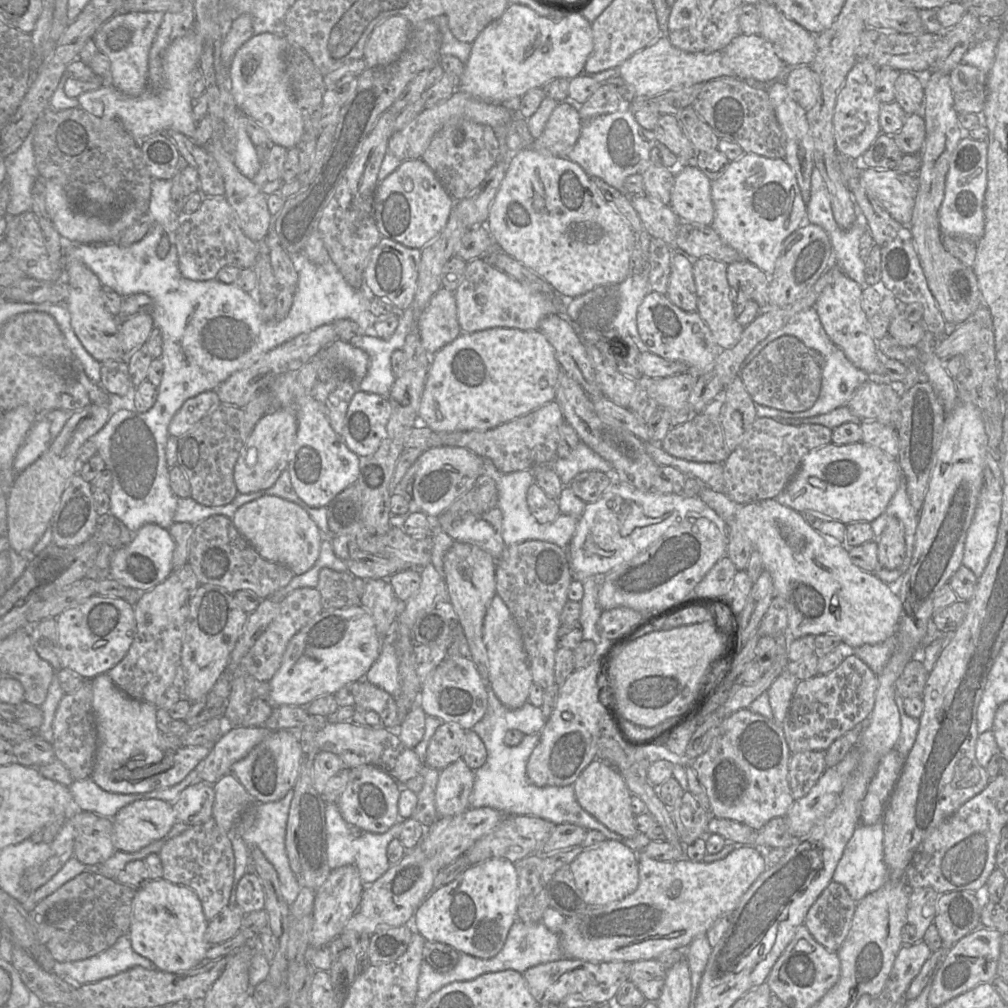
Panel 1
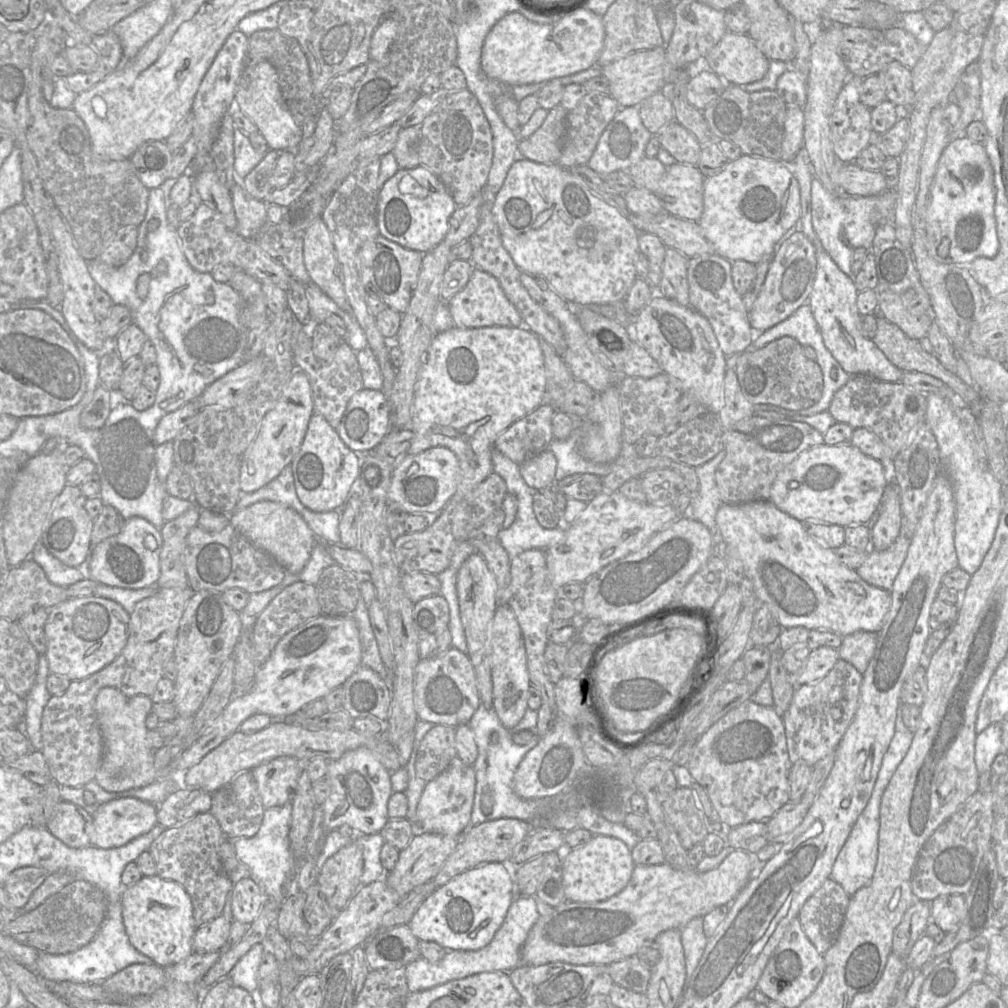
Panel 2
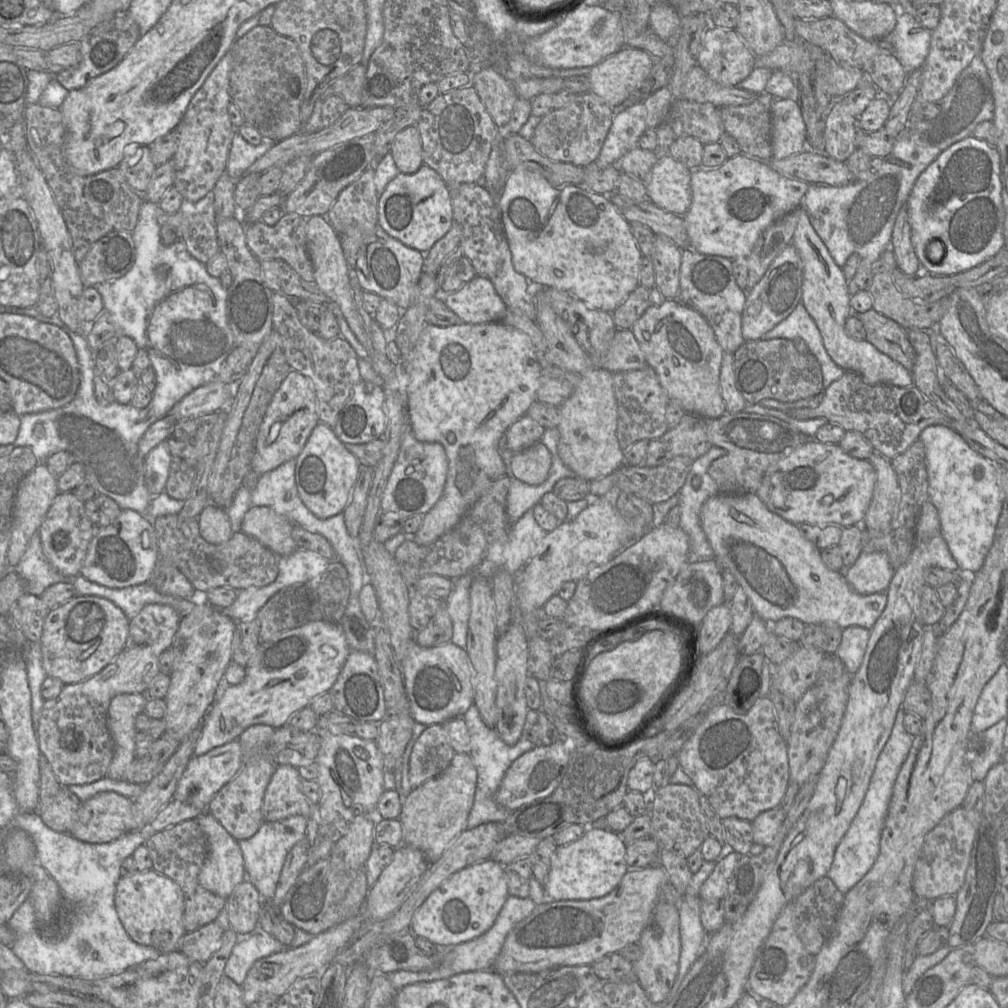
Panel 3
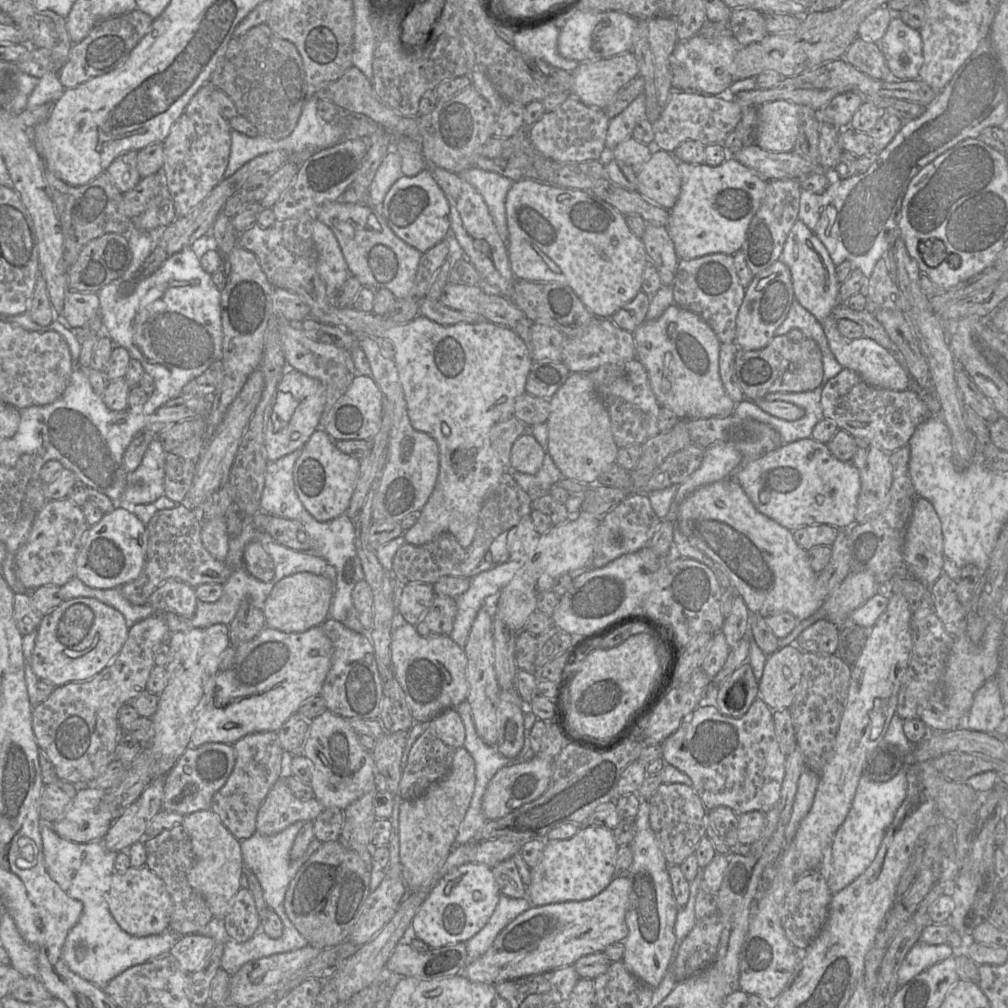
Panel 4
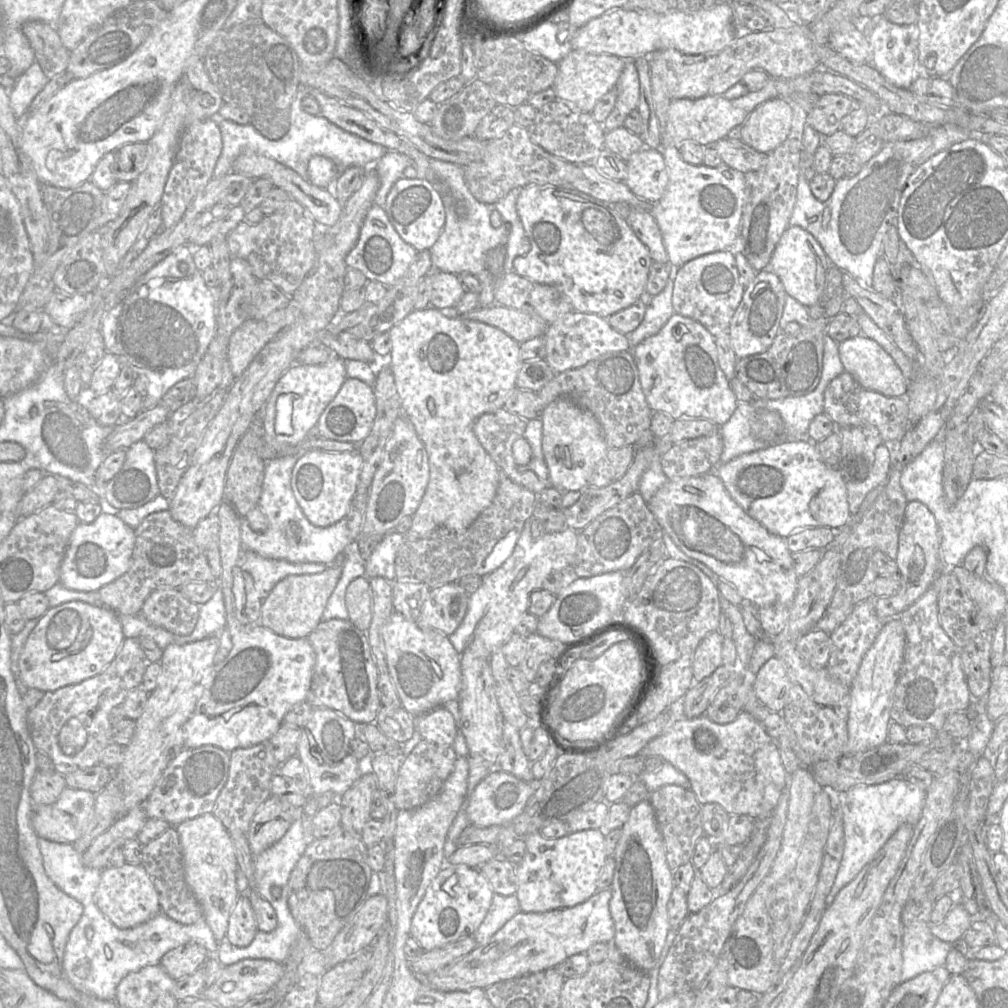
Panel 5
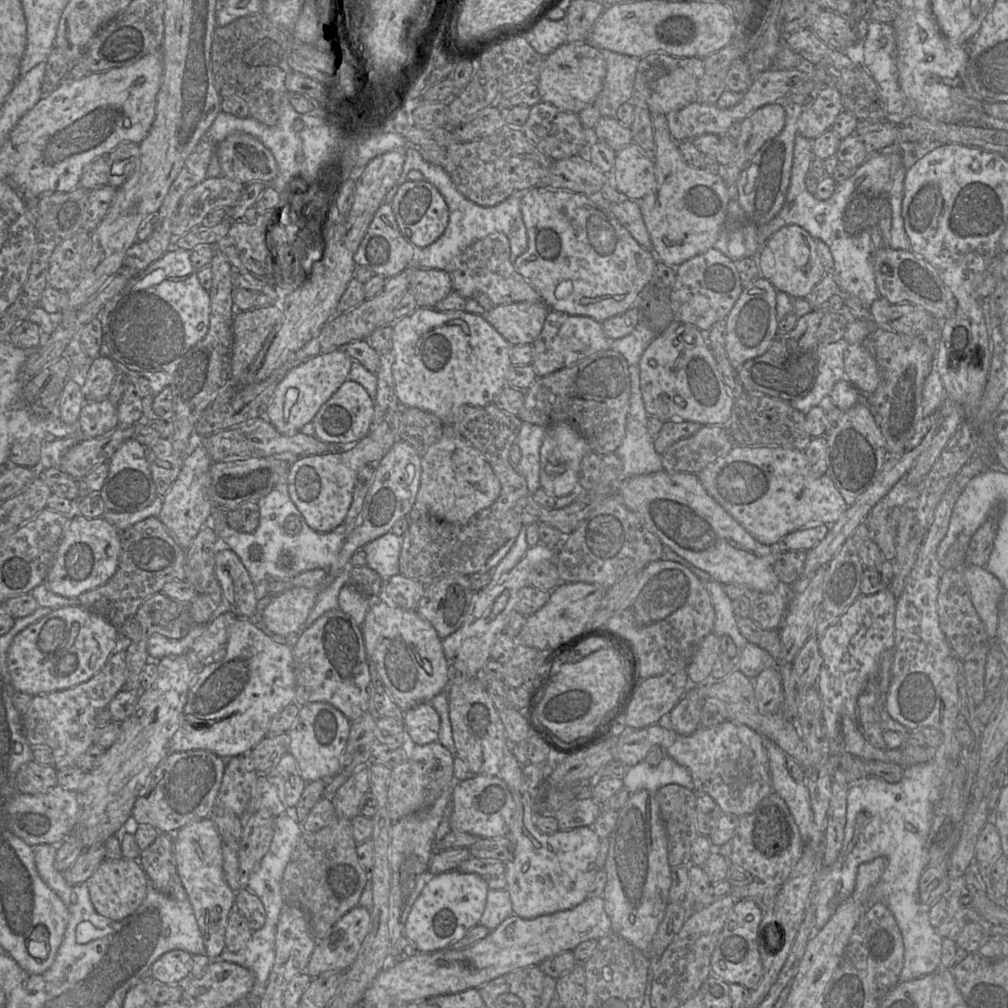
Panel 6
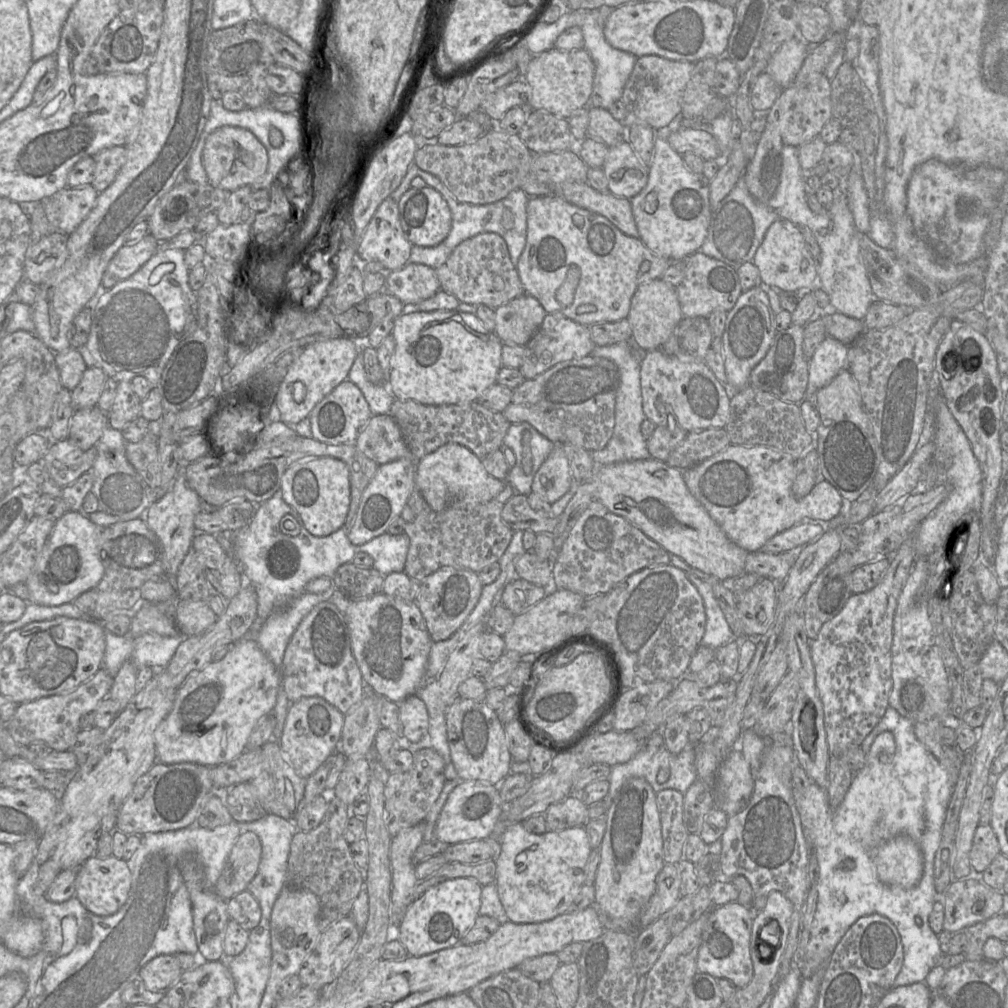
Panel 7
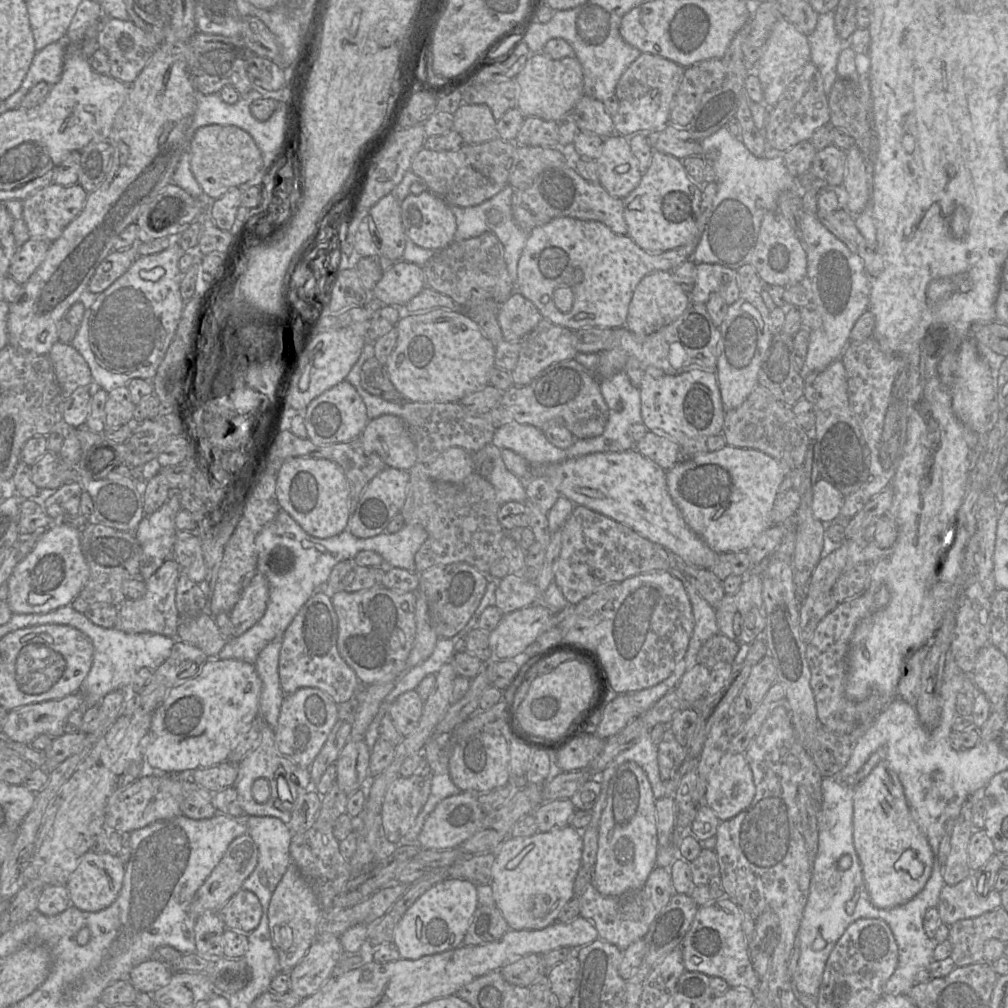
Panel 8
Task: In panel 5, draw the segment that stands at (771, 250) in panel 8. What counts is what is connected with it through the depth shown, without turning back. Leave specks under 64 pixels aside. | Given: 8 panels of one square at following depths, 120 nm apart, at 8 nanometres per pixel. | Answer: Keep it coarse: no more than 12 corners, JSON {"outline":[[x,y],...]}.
{"outline":[[798,226],[780,237],[769,265],[786,293],[821,300],[829,259]]}

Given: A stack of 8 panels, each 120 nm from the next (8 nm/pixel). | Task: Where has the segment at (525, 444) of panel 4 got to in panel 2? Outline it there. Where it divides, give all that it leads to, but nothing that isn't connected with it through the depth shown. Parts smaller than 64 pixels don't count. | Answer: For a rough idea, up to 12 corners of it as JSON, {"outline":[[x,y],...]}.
{"outline":[[550,448],[520,464],[525,483],[542,491],[555,481]]}

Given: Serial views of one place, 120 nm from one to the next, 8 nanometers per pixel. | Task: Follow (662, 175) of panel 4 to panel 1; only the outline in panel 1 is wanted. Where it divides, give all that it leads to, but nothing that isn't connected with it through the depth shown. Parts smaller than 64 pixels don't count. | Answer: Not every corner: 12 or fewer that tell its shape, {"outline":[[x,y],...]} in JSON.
{"outline":[[695,163],[675,169],[669,206],[711,225],[711,180]]}

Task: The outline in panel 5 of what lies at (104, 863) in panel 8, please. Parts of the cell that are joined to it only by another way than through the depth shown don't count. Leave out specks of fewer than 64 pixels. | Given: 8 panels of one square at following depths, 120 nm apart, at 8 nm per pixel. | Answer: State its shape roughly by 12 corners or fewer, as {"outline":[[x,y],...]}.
{"outline":[[141,864],[101,871],[95,904],[117,928],[160,912]]}

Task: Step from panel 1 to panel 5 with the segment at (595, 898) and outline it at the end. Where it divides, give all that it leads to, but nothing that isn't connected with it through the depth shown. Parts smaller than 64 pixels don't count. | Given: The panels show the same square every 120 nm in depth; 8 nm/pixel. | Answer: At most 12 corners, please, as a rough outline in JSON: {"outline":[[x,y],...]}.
{"outline":[[604,828],[525,836],[522,912],[573,907],[597,892]]}

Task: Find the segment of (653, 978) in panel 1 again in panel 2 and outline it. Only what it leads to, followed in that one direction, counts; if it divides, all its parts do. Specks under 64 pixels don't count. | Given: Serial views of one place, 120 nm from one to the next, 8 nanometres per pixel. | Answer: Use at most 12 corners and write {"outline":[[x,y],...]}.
{"outline":[[636,956],[612,962],[615,984],[645,994],[651,967]]}

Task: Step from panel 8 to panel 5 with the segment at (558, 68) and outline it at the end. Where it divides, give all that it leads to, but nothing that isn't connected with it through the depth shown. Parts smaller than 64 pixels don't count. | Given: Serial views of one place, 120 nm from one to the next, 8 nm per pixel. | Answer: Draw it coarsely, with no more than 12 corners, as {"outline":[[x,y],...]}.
{"outline":[[571,50],[558,63],[556,98],[591,113],[625,60]]}

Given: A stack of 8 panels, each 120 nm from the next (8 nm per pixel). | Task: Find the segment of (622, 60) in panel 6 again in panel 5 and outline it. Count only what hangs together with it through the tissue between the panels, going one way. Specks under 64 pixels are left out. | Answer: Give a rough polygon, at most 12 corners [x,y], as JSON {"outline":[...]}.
{"outline":[[625,60],[615,85],[616,103],[603,123],[624,125],[637,109],[640,82],[633,60]]}

